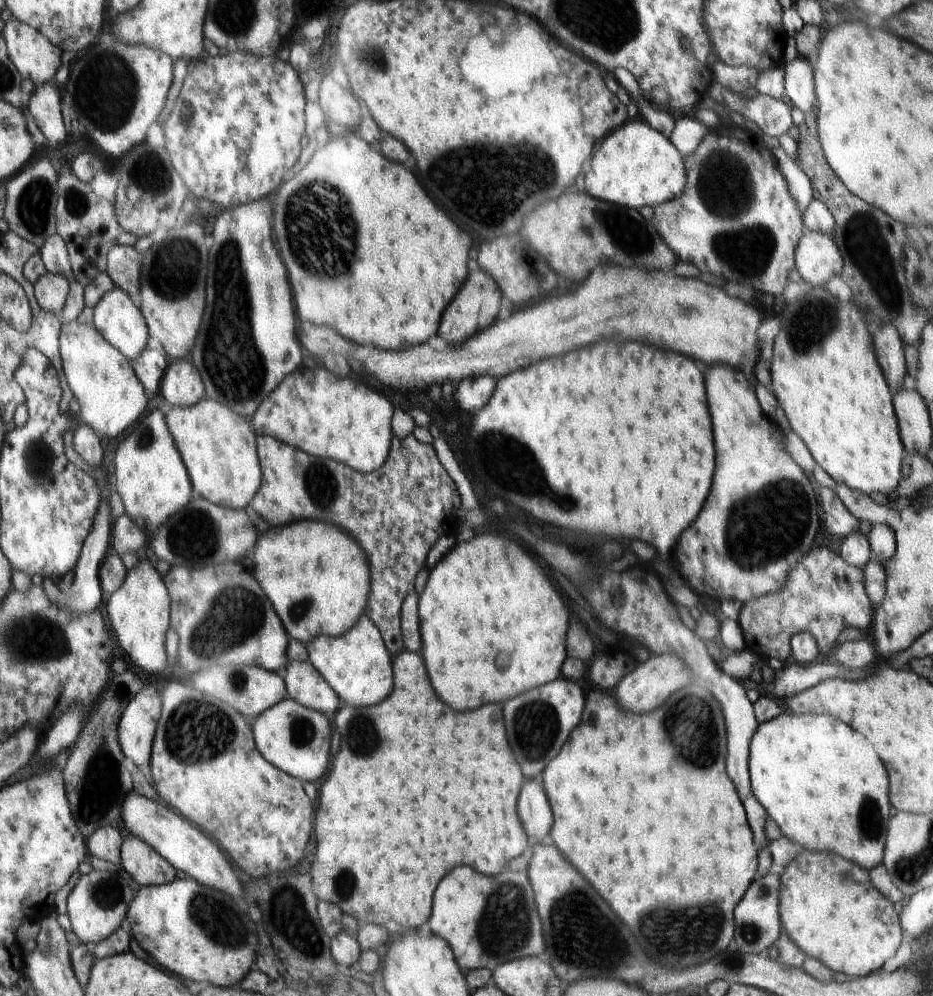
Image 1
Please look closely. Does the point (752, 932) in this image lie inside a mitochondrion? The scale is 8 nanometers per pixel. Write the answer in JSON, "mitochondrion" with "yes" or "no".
{"mitochondrion":"yes"}

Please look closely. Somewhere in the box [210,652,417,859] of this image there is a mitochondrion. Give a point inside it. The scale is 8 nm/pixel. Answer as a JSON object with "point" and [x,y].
{"point":[352,734]}

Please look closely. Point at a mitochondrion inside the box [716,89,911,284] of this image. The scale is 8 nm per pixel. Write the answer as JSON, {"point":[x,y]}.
{"point":[861,226]}

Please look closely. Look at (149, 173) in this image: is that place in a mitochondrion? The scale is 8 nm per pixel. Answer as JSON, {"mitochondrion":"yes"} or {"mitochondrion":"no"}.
{"mitochondrion":"yes"}

